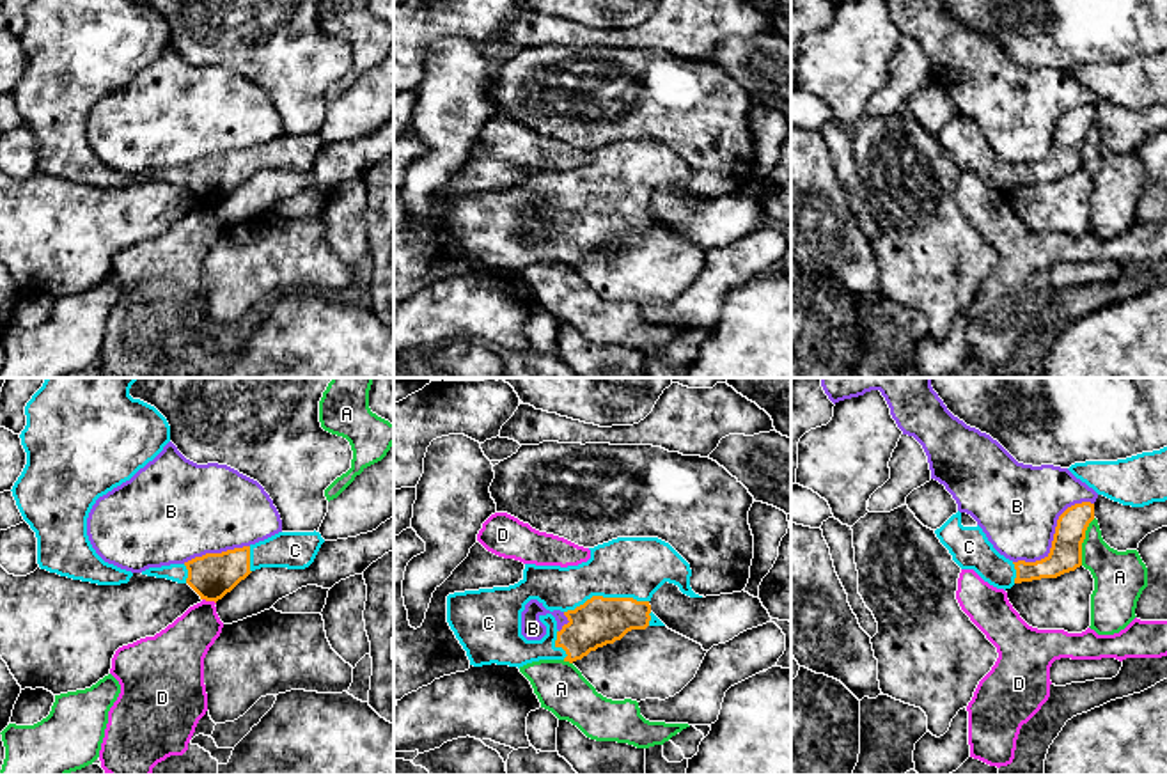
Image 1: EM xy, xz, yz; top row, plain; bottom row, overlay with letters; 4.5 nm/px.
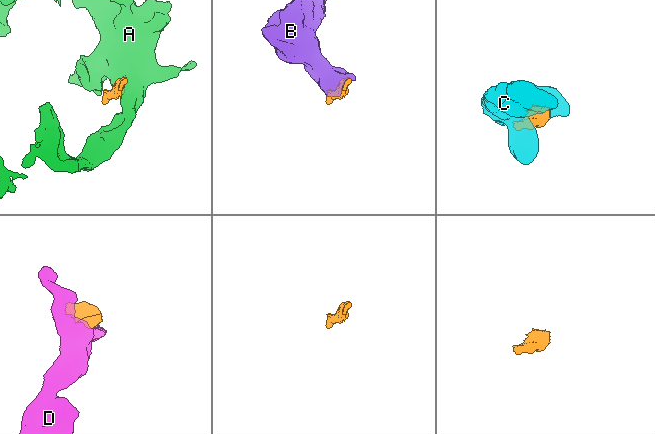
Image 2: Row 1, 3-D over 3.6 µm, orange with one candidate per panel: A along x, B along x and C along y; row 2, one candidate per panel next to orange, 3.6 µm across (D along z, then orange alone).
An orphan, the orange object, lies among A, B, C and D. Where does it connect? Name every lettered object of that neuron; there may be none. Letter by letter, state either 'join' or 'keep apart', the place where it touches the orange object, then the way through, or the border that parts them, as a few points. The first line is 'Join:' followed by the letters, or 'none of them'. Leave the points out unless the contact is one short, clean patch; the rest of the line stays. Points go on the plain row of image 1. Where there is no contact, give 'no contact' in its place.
Join: C
A: keep apart | yz (1082, 144)
B: keep apart | yz (1054, 139)
C: join | xz (605, 201)
D: keep apart | xy (210, 203) | along xy (203, 201), (215, 206)

